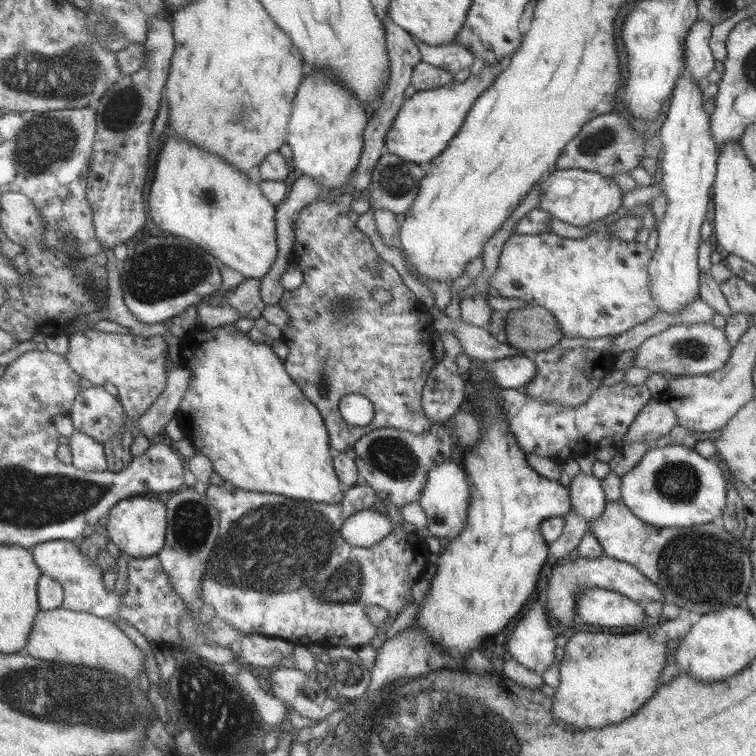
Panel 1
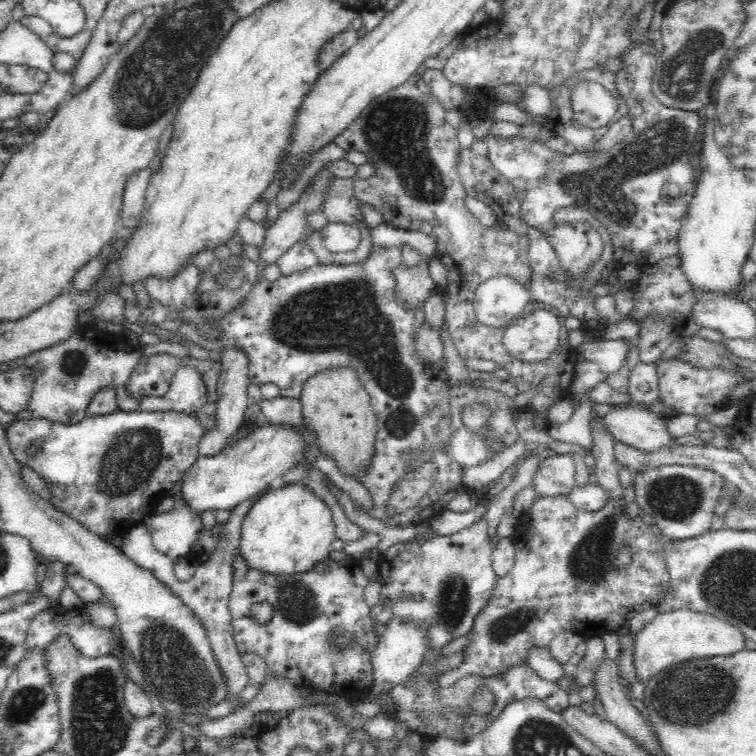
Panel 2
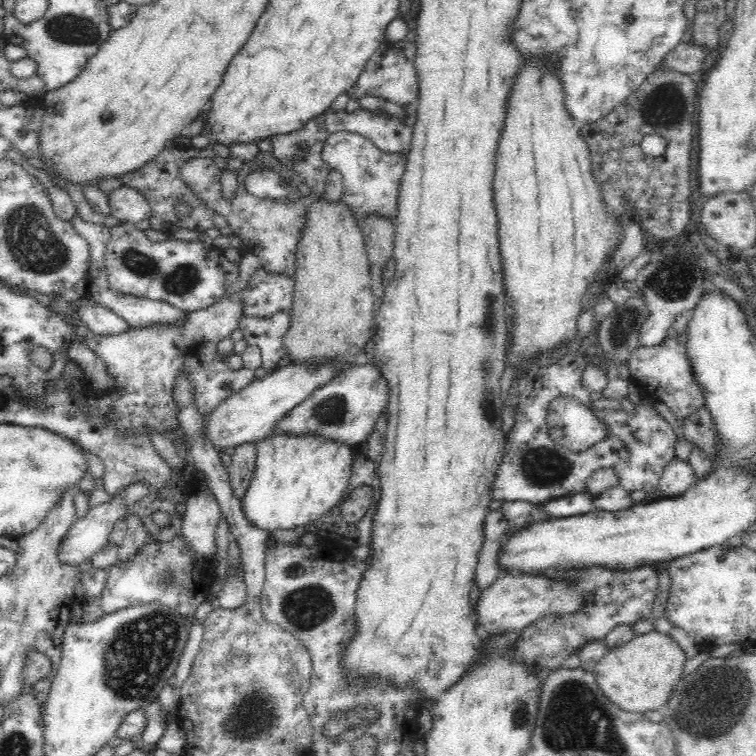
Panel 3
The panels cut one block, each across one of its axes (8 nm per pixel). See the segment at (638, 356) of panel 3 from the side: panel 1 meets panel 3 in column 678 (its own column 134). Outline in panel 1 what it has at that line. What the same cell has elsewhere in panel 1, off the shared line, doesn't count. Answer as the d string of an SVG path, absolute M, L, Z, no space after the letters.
M85 330L71 334L68 338L68 349L65 354L65 361L68 366L80 378L91 382L93 386L102 387L103 384L113 384L118 390L117 400L122 404L124 413L132 420L148 412L150 404L162 393L166 385L166 354L164 336L151 336L149 338L139 338L131 334L113 334L96 332L95 330Z

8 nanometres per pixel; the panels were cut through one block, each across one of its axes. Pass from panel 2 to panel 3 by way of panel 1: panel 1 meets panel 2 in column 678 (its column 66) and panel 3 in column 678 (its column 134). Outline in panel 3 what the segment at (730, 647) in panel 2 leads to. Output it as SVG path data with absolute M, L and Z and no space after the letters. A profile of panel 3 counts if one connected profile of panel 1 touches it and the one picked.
M654 630L610 649L600 662L596 662L592 673L602 695L620 709L631 713L653 712L662 710L671 698L685 660L682 648L670 635Z

